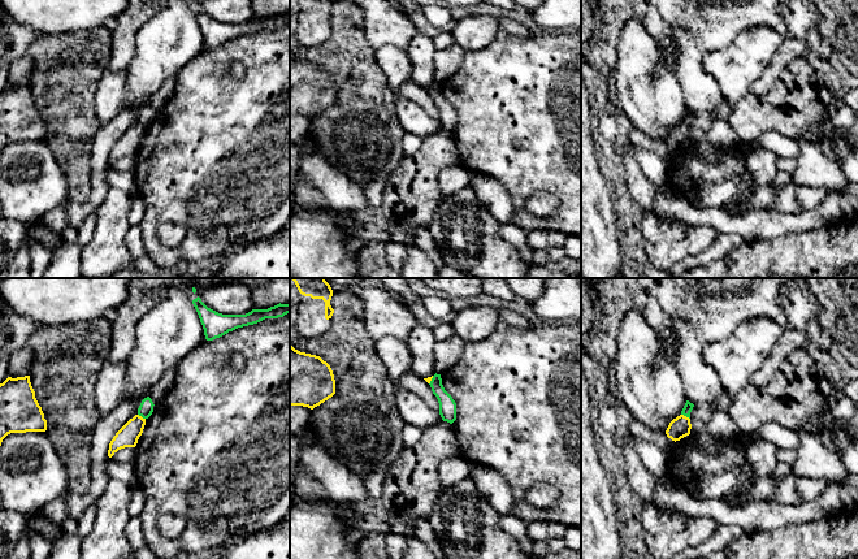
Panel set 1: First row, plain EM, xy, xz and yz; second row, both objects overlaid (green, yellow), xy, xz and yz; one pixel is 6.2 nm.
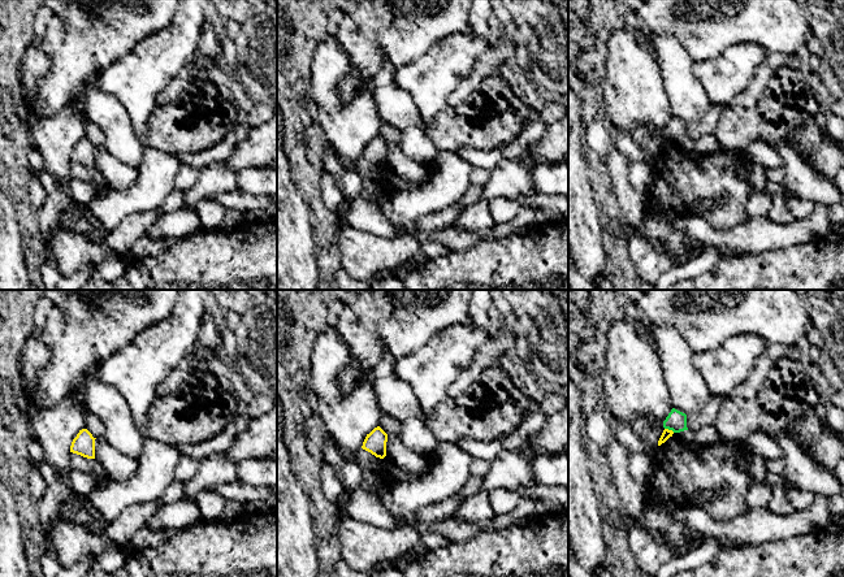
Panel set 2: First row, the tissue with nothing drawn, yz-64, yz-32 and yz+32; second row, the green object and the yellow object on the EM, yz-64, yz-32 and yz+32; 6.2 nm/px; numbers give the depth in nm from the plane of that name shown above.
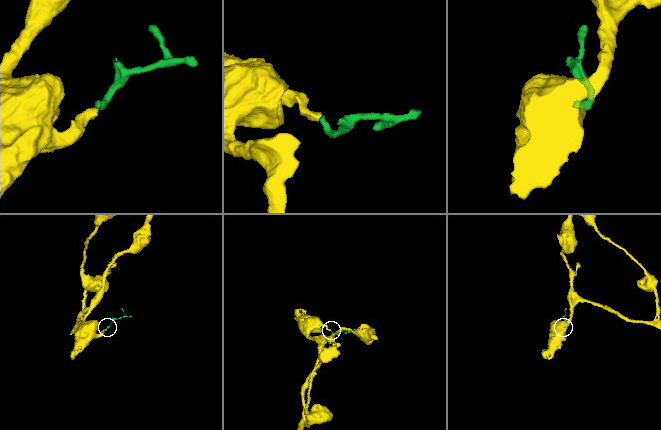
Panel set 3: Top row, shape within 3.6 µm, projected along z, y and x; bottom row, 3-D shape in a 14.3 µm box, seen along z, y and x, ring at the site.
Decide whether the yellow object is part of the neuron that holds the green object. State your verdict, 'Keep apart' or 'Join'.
Keep apart

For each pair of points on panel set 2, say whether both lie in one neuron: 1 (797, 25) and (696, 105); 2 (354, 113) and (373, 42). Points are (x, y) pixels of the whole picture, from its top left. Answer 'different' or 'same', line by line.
1: different
2: different

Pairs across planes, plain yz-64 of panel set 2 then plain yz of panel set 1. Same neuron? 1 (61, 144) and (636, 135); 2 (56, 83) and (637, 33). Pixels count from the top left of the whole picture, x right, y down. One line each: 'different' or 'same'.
1: different
2: different

